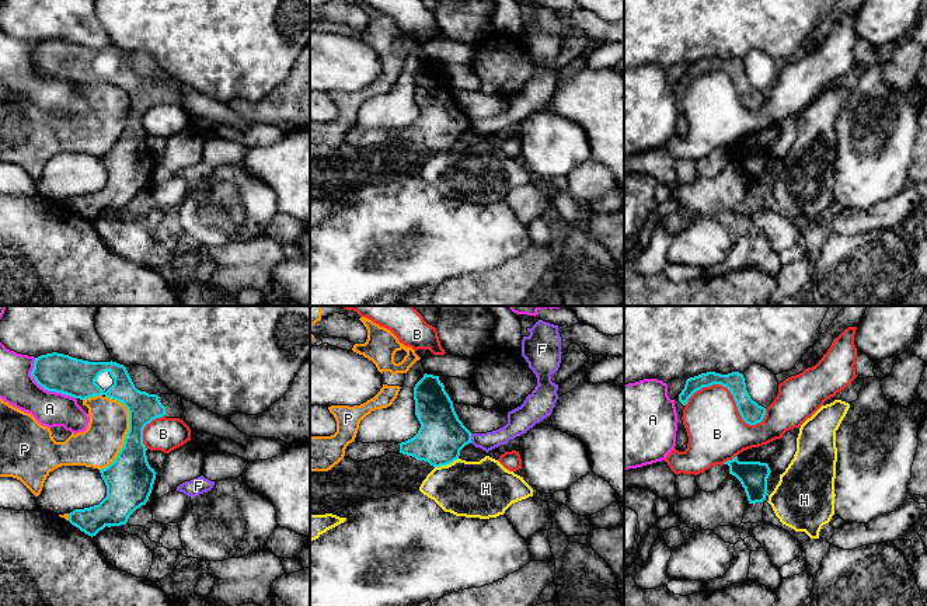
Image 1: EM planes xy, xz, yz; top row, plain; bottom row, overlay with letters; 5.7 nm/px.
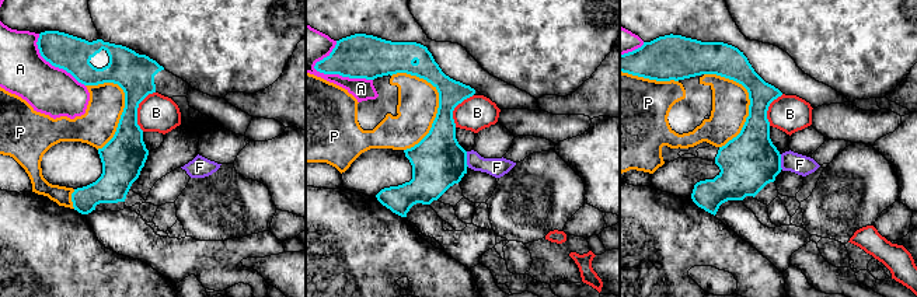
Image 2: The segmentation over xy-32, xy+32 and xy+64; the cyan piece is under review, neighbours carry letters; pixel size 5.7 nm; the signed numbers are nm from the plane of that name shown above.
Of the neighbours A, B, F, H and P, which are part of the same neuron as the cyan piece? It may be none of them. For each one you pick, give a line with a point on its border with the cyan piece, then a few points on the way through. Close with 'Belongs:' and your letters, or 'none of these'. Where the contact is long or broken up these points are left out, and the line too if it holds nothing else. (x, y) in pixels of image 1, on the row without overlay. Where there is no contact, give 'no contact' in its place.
Belongs: none of these

